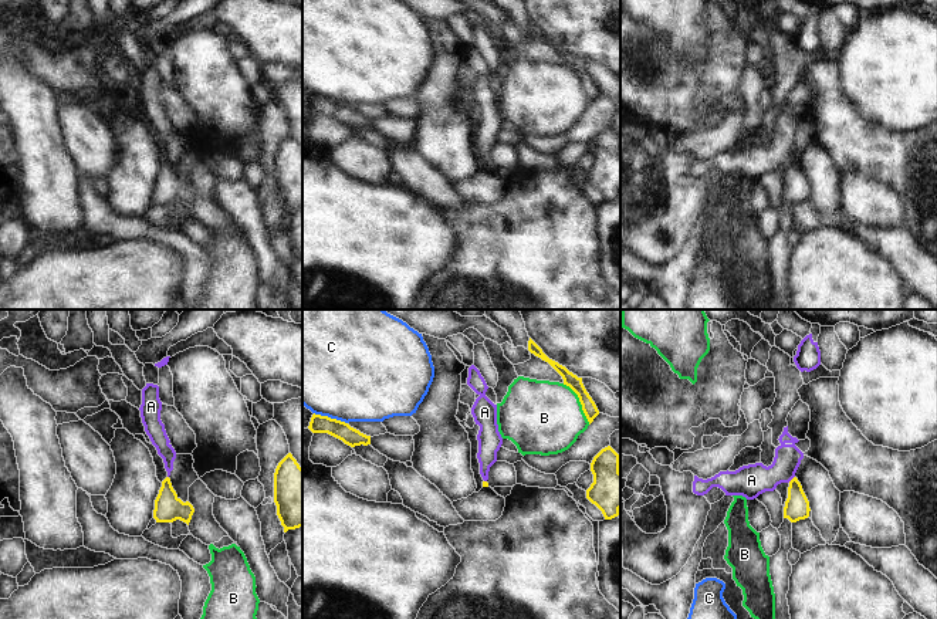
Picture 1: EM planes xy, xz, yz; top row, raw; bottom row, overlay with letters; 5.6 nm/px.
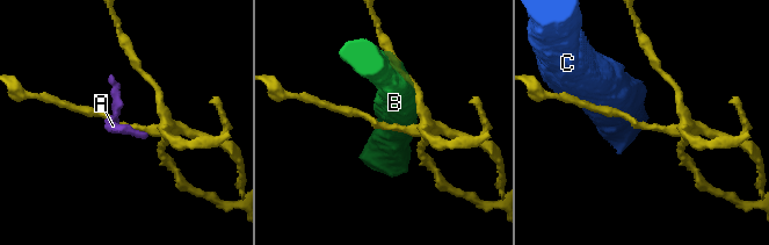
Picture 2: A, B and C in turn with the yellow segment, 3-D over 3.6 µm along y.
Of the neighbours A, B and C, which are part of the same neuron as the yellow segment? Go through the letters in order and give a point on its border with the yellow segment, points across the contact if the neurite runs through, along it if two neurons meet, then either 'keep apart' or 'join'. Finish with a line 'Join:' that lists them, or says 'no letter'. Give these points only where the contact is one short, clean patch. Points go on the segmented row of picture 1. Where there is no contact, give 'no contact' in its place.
A: yz (792, 479) | along yz (794, 476), (788, 481) | keep apart
B: xz (579, 401) | along xz (562, 384), (577, 395), (589, 423) | keep apart
C: xz (330, 418) | keep apart
Join: no letter

